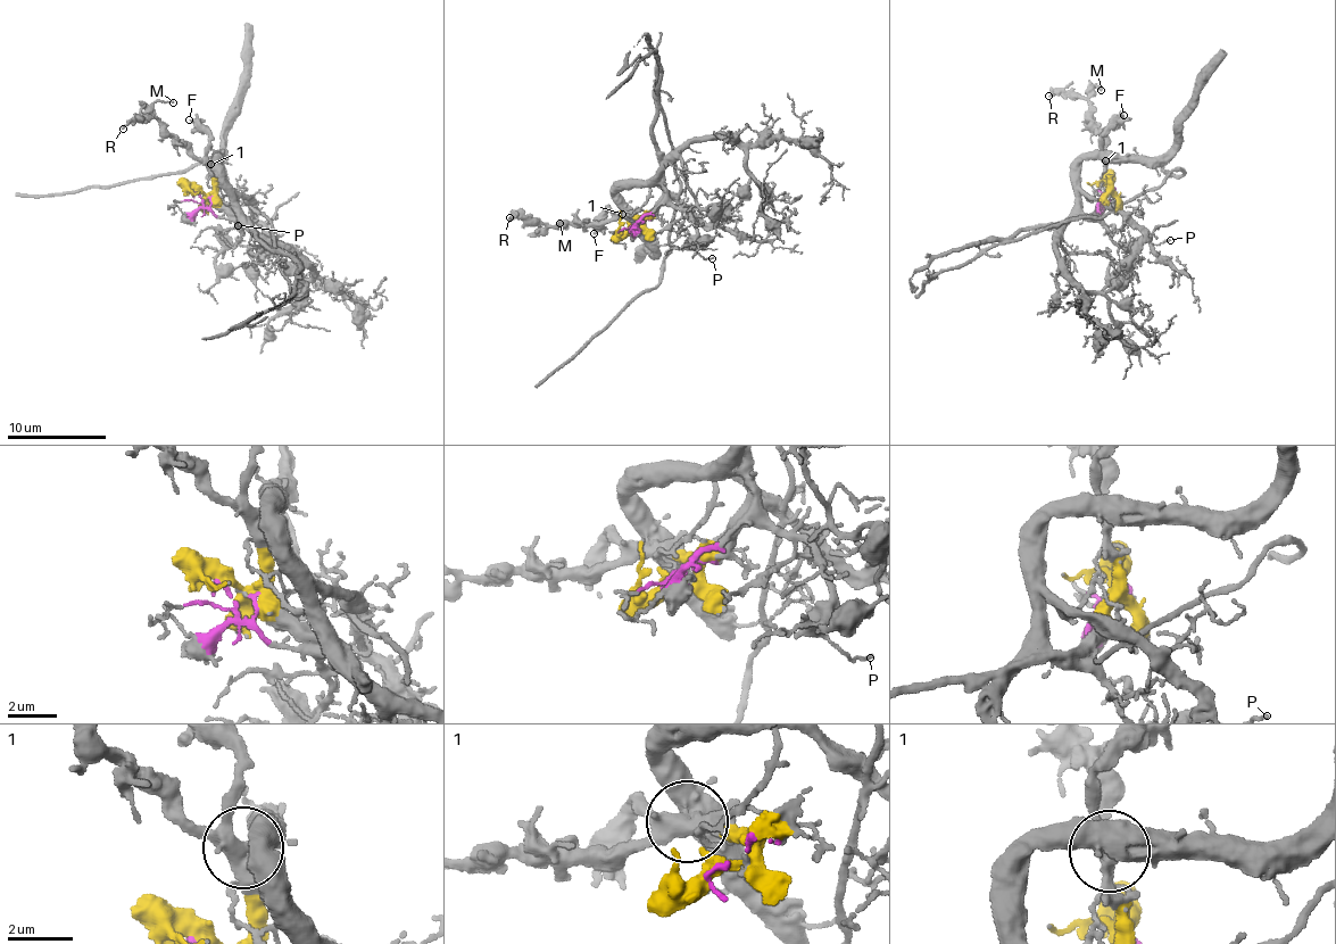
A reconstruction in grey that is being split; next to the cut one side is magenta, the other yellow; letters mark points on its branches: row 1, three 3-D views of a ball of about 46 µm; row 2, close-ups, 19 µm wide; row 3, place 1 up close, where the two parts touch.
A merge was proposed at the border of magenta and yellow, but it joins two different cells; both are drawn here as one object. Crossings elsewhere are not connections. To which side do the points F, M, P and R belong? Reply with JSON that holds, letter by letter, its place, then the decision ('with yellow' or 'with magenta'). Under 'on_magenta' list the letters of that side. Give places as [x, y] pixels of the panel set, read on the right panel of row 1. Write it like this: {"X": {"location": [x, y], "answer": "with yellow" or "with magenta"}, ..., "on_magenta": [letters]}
{"F": {"location": [1123, 115], "answer": "with yellow"}, "M": {"location": [1101, 90], "answer": "with yellow"}, "P": {"location": [1170, 240], "answer": "with magenta"}, "R": {"location": [1048, 96], "answer": "with yellow"}, "on_magenta": ["P"]}

